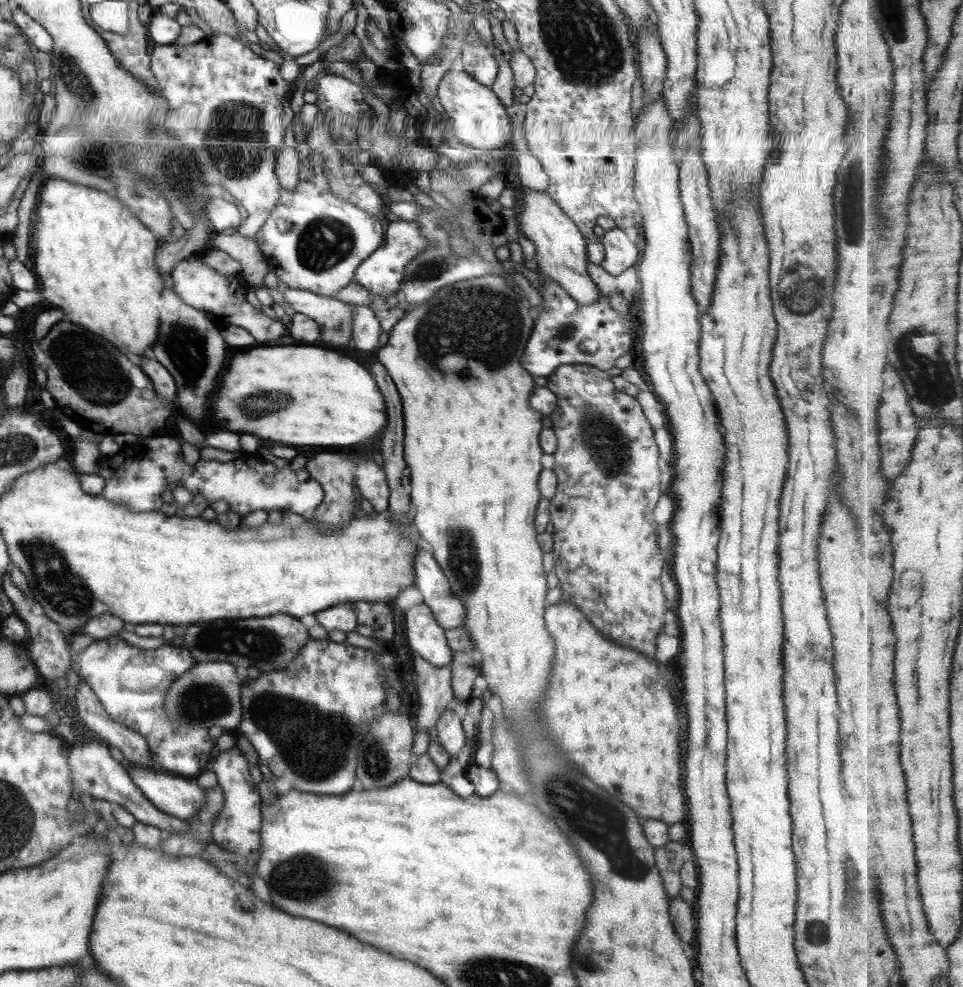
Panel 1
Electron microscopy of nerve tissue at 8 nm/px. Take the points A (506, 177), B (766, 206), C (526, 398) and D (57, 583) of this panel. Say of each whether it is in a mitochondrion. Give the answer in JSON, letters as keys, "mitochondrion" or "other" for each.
{"A":"other","B":"other","C":"other","D":"mitochondrion"}

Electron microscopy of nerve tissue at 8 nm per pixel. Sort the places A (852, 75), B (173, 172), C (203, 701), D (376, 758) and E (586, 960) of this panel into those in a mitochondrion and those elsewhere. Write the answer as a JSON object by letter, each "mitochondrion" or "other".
{"A":"other","B":"mitochondrion","C":"mitochondrion","D":"mitochondrion","E":"mitochondrion"}

